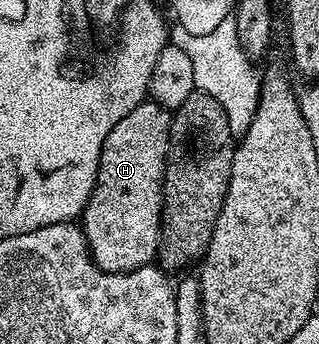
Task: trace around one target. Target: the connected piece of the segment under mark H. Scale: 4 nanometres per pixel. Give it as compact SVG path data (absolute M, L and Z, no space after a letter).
M144 101L128 117L120 117L104 141L98 158L98 181L80 216L90 255L101 271L128 273L155 262L162 241L162 182L171 118L167 108Z

